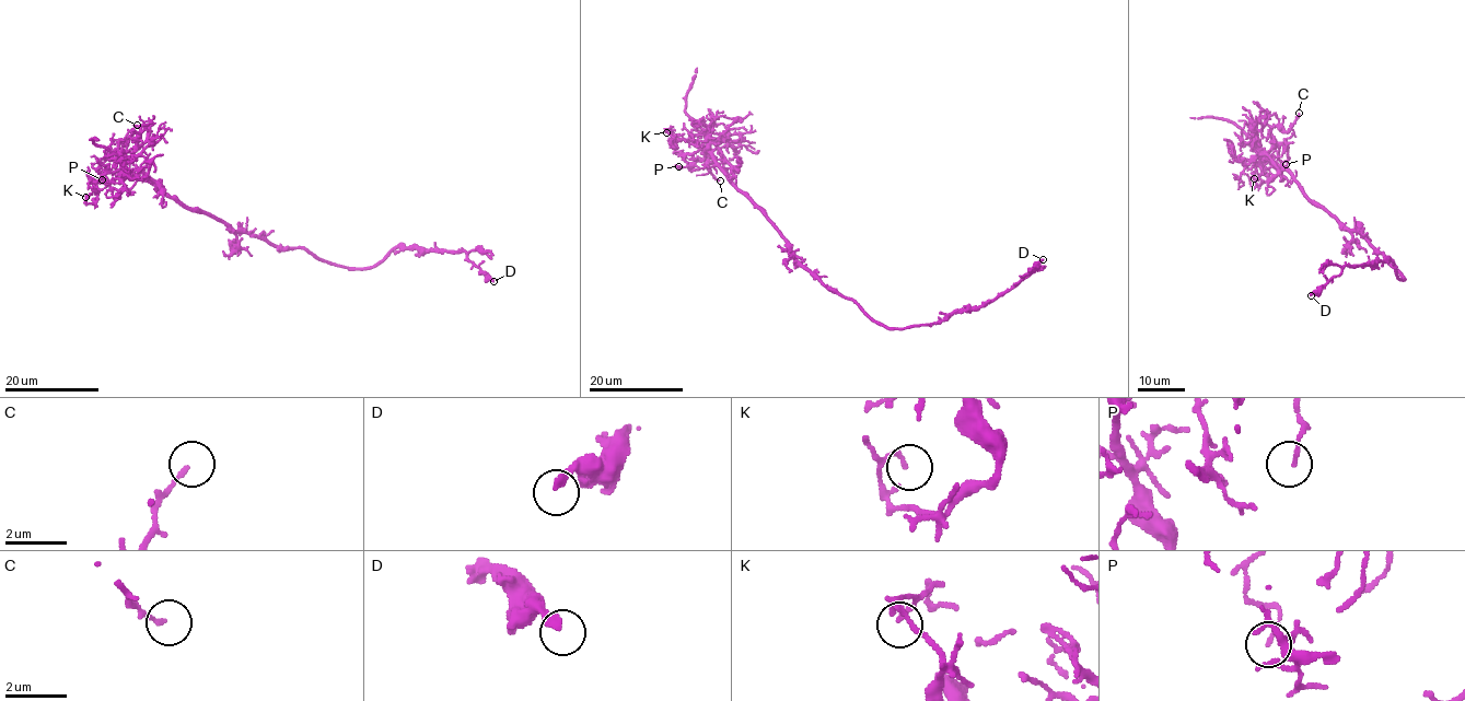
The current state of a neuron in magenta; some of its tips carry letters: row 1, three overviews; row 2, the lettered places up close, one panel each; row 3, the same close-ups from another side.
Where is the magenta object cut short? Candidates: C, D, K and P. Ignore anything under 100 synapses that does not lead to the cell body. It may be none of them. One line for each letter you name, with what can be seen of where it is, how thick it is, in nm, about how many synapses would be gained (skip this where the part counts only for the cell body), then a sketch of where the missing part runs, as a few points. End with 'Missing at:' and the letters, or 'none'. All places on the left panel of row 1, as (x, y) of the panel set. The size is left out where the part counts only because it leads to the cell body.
Missing at: none

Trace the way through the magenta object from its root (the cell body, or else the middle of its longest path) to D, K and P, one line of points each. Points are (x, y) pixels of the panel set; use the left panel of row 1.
D: (265, 238), (277, 246), (307, 249), (321, 259), (349, 268), (376, 266), (397, 247), (464, 250), (493, 281)
K: (265, 238), (236, 232), (187, 209), (126, 171), (108, 172), (100, 179), (93, 203), (85, 197)
P: (265, 238), (236, 232), (187, 209), (149, 180), (139, 180), (123, 162), (106, 160), (99, 167), (102, 179)

